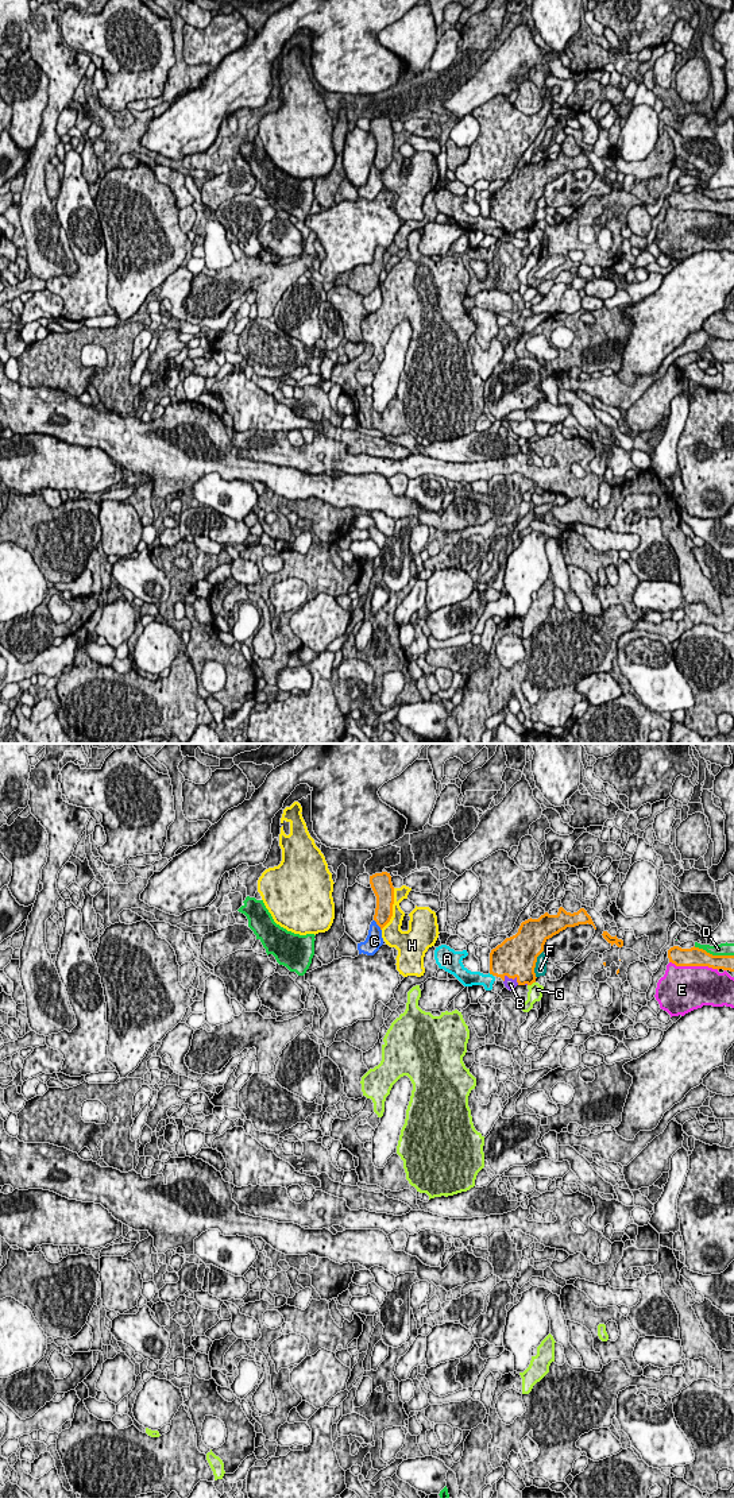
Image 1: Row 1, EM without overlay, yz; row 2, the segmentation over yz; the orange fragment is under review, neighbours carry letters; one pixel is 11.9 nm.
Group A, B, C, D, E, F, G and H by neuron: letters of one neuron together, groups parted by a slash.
A / B / C / D / E / F / G / H

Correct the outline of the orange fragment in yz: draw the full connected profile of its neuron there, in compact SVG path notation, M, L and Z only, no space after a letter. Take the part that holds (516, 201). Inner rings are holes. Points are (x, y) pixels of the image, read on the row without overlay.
M563 151L556 159L545 157L538 163L522 166L515 179L491 194L490 219L501 221L511 236L515 236L517 229L532 229L537 223L534 217L537 201L544 196L545 186L567 171L587 167L596 174L584 152L571 158Z

